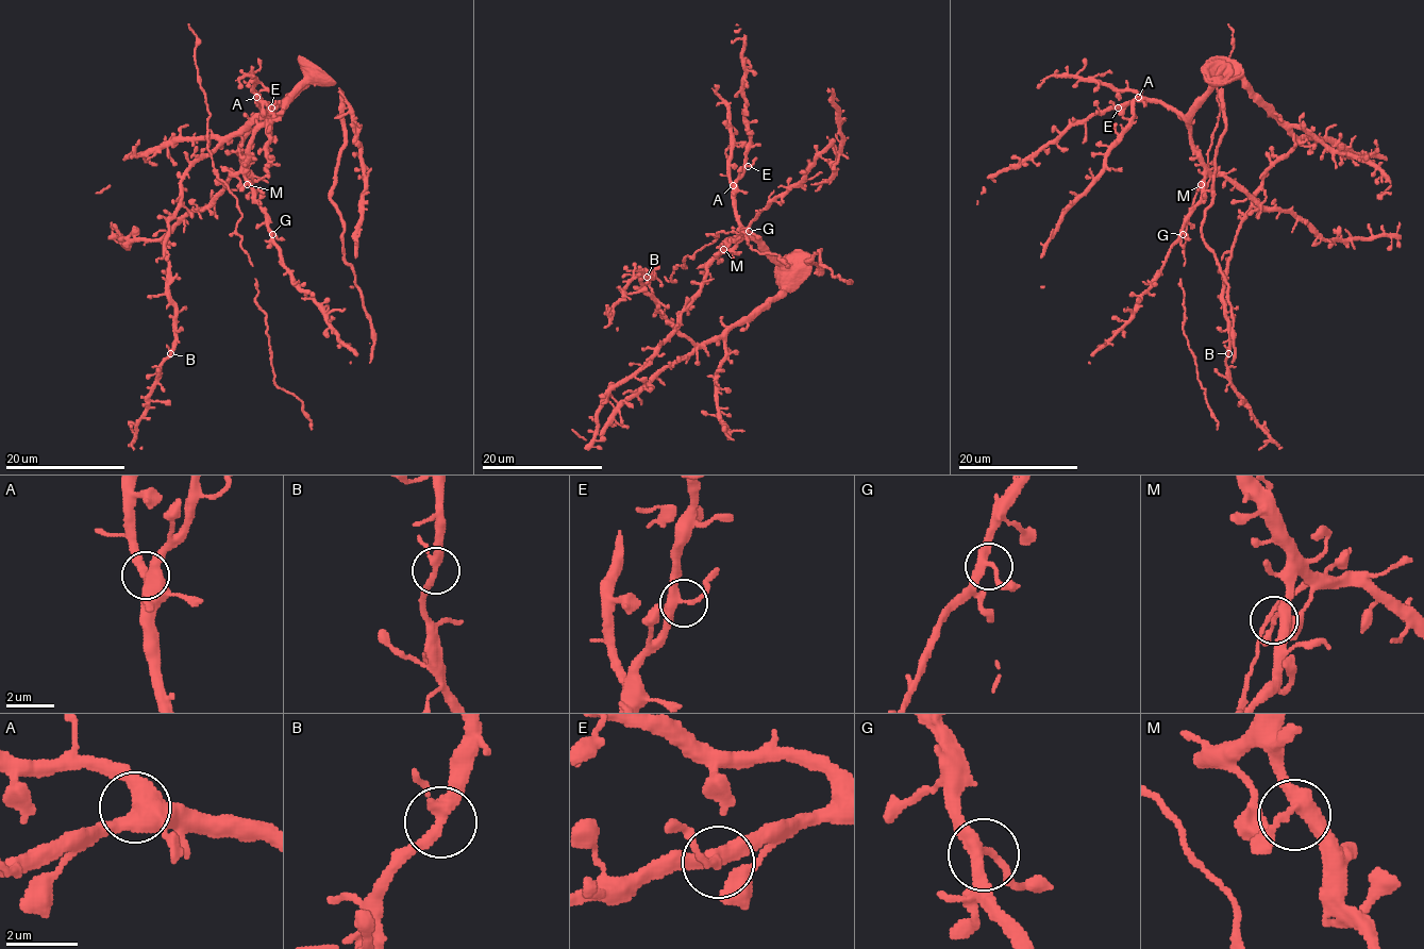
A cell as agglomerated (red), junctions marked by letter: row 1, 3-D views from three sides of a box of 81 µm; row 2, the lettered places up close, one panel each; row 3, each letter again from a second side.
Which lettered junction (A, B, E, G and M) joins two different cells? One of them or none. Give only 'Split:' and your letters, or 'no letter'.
Split: no letter

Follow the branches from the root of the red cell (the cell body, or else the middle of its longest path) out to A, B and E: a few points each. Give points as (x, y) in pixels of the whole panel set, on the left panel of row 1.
A: (290, 94), (307, 77), (307, 81), (273, 115), (256, 97)
B: (290, 94), (229, 133), (182, 176), (180, 206), (164, 242), (167, 293), (174, 307), (170, 354)
E: (290, 94), (307, 77), (307, 81), (277, 114), (271, 115), (257, 102), (265, 102), (271, 107)

